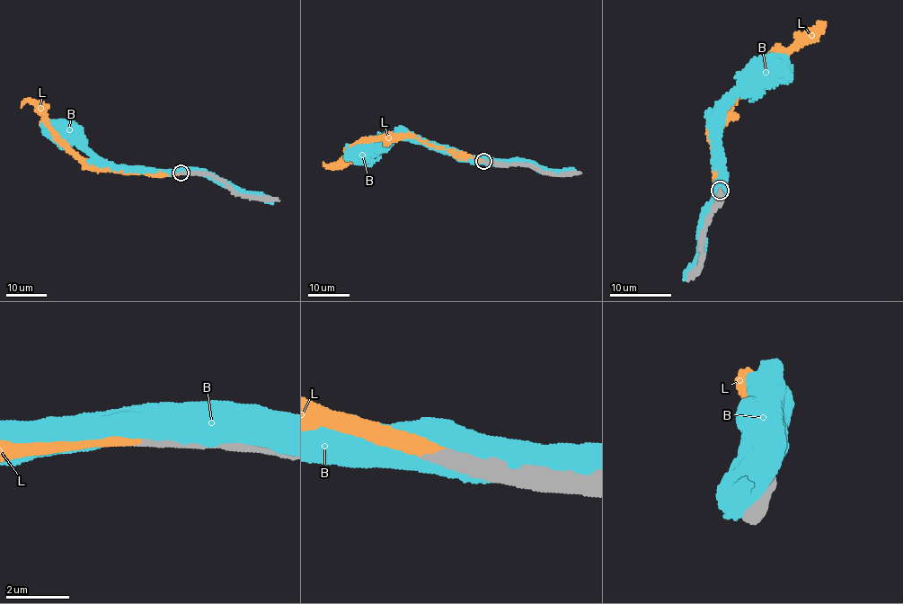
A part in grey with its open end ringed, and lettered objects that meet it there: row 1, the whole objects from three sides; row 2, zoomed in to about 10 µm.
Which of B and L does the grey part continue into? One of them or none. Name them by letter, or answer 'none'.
L

